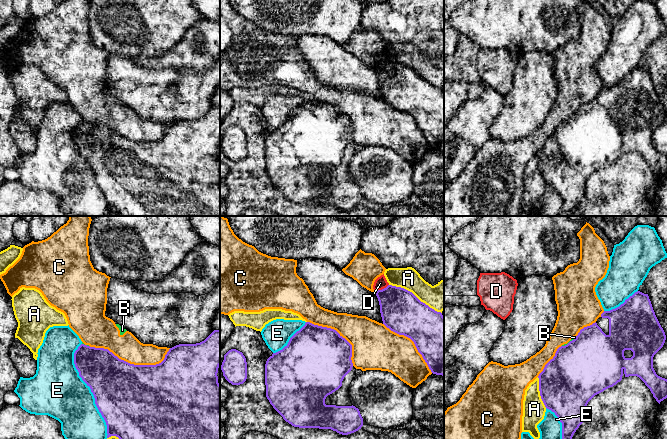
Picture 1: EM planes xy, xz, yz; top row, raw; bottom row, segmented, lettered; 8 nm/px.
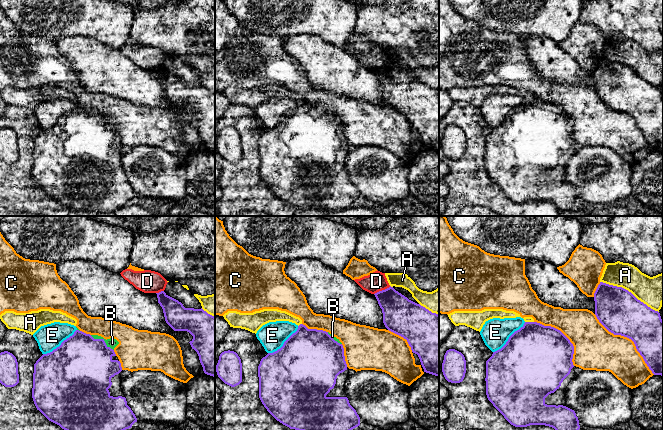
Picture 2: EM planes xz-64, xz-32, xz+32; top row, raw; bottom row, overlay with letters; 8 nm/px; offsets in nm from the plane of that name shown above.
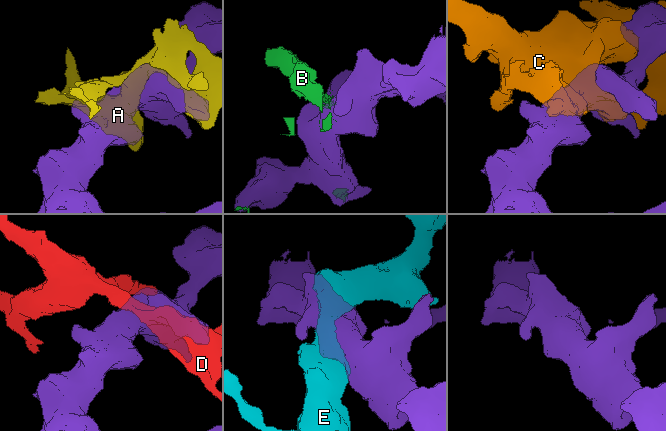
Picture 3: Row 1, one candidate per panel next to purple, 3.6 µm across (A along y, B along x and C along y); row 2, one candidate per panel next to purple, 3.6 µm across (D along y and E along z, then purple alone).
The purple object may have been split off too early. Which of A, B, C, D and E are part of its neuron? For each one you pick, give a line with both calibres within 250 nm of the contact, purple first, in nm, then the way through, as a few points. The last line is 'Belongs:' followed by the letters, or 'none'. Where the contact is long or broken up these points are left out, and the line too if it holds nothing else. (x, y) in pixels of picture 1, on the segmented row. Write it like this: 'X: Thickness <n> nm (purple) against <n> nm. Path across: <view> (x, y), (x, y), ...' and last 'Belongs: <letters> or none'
Belongs: none

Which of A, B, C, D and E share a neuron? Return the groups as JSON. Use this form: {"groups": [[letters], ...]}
{"groups": [["A"], ["B", "C"], ["D"], ["E"]]}

